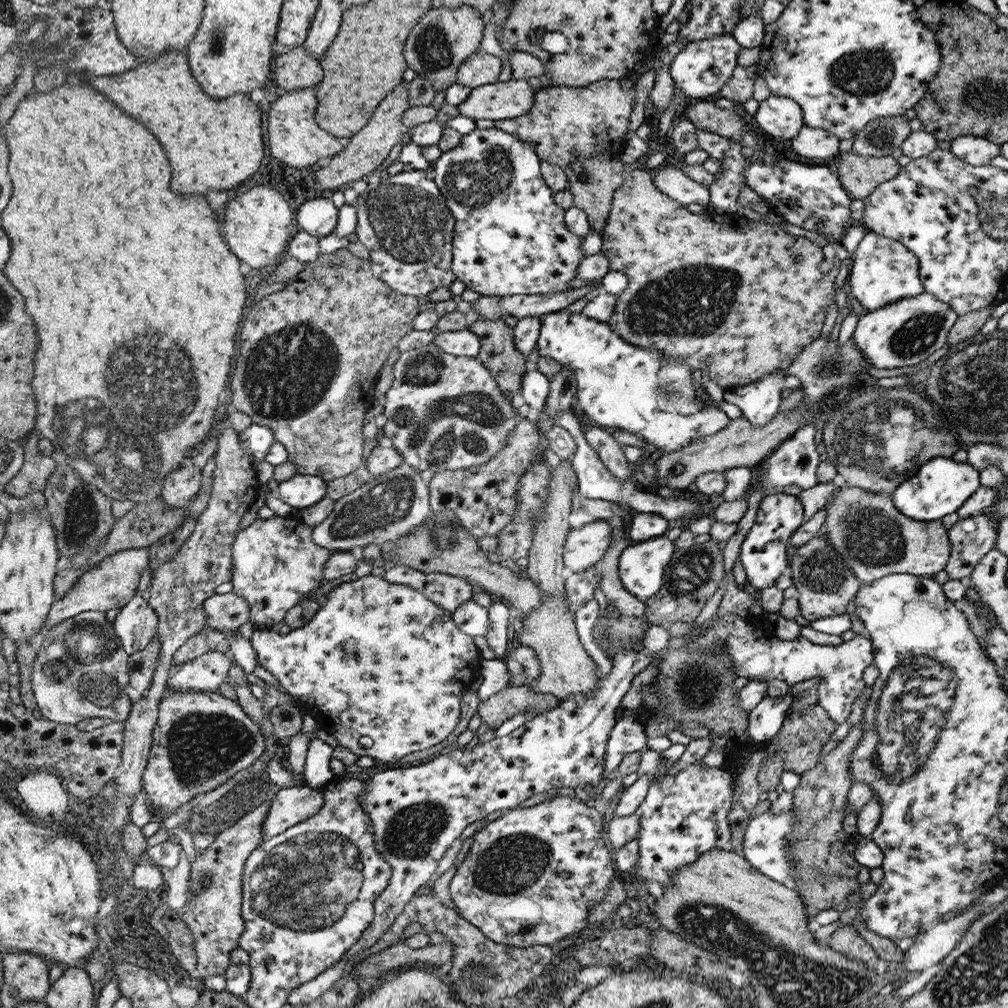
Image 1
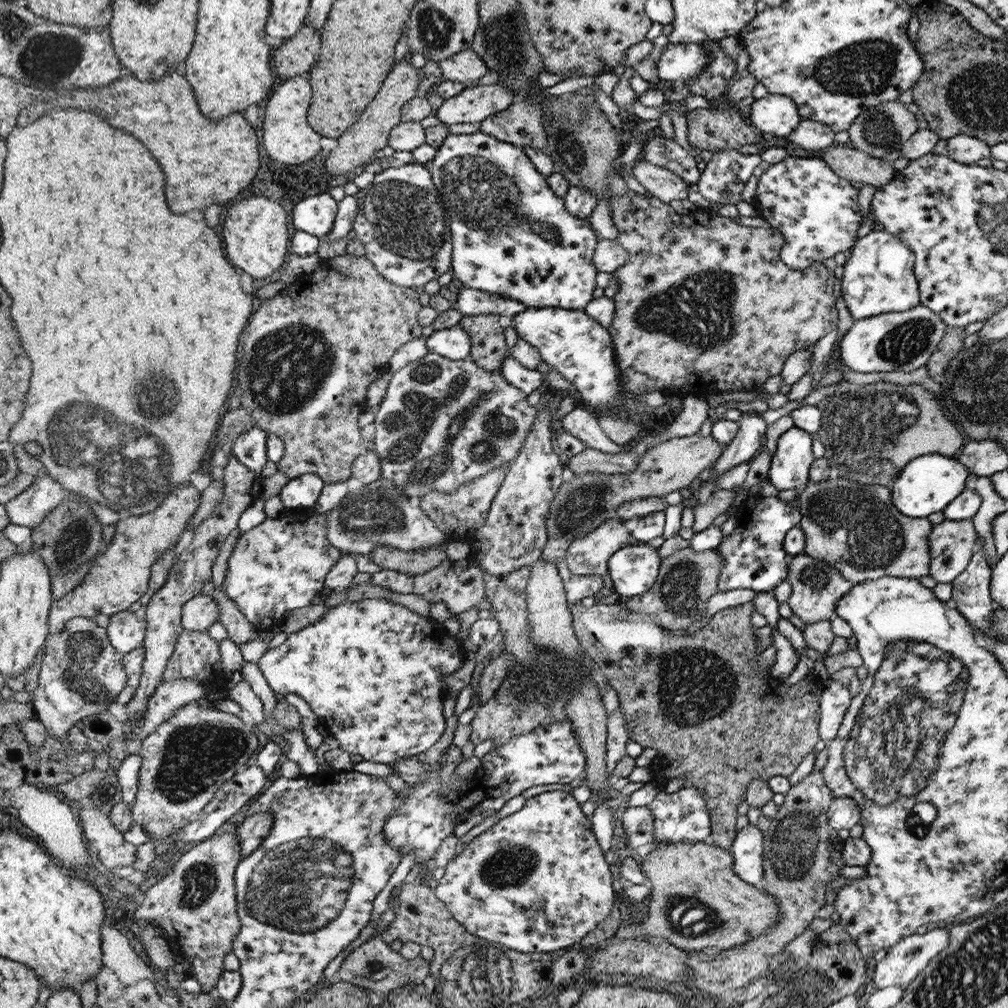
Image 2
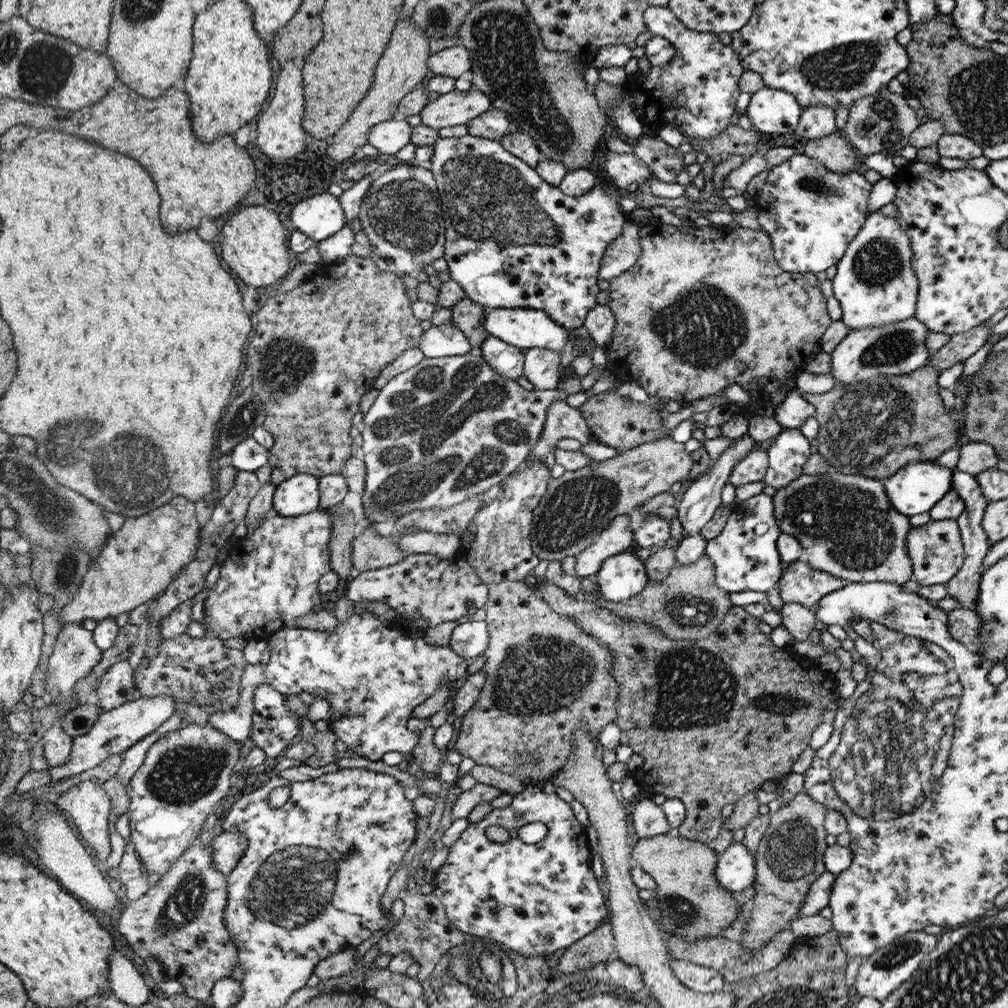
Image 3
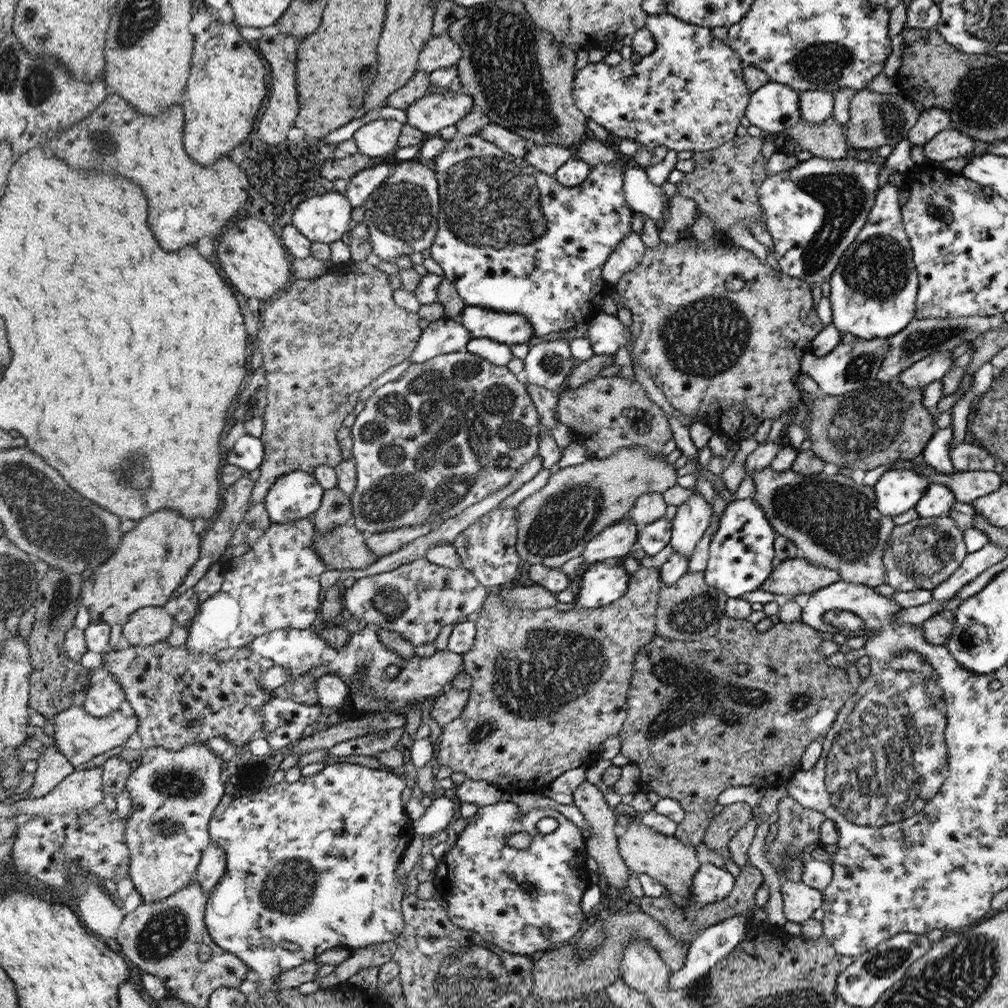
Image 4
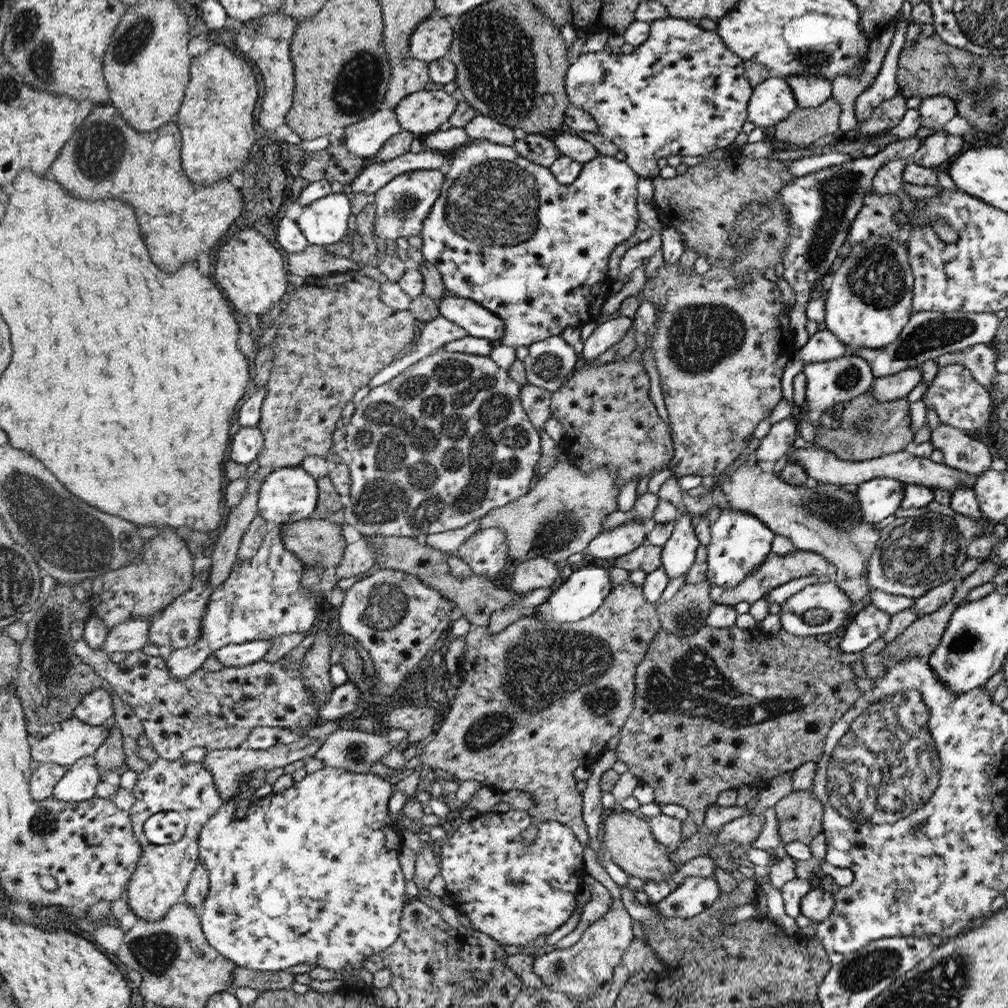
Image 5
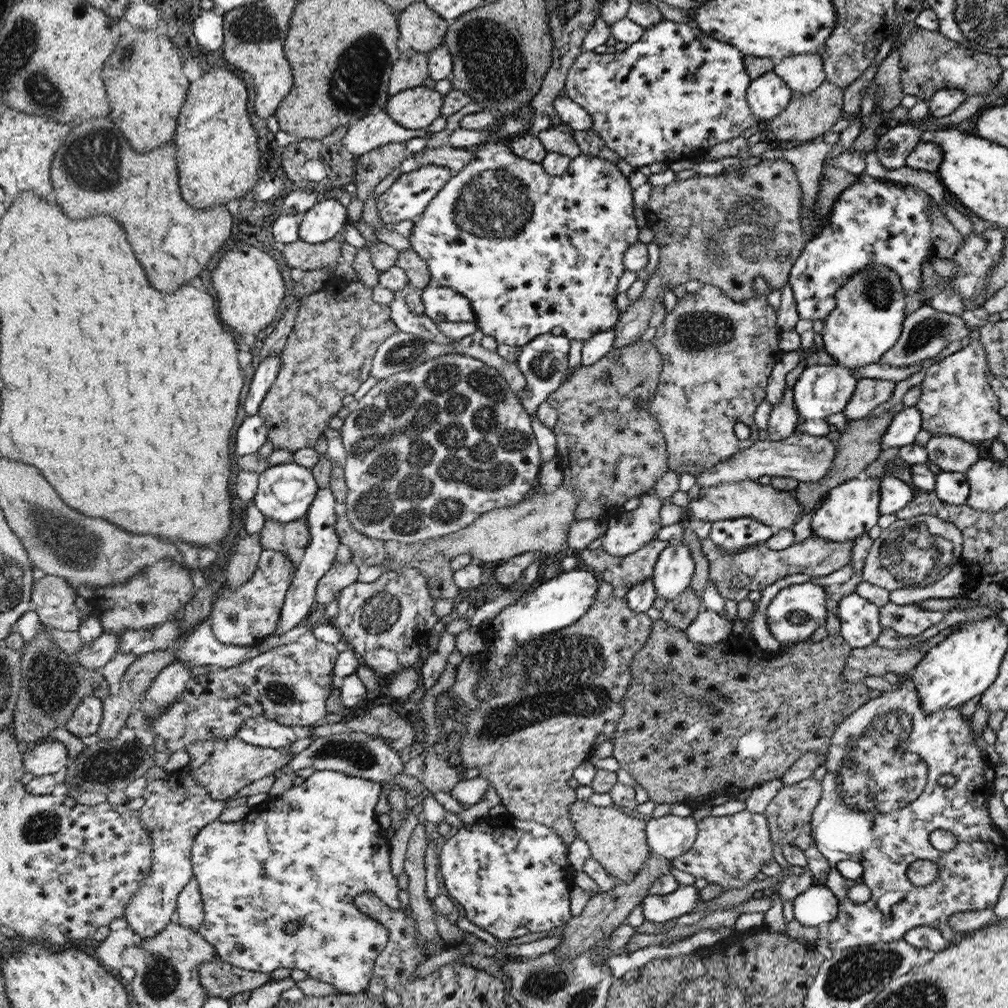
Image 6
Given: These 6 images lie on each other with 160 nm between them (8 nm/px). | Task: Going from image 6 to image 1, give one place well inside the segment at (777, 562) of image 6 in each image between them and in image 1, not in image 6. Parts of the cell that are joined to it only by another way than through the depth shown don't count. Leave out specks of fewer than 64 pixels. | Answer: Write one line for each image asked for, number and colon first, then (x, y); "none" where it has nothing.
1: (825, 585)
2: (817, 587)
3: (799, 582)
4: (796, 576)
5: (777, 570)

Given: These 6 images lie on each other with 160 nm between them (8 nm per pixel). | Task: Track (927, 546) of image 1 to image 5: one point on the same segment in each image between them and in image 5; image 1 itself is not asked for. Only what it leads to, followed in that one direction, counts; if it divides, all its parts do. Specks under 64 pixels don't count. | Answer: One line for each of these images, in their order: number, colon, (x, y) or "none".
2: (854, 527)
3: (847, 525)
4: (836, 523)
5: (825, 519)

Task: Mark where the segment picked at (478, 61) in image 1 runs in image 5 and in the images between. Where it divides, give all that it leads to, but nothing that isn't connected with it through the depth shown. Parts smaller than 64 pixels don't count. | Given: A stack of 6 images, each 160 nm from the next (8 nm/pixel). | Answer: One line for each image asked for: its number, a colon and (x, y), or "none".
2: (465, 67)
3: (454, 61)
4: (441, 52)
5: (432, 40)

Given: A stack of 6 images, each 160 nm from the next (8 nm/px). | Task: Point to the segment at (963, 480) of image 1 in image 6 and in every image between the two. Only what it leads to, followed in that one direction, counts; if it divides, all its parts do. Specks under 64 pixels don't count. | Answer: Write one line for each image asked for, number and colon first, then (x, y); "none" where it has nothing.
2: (929, 483)
3: (914, 489)
4: (898, 490)
5: (881, 497)
6: (851, 509)

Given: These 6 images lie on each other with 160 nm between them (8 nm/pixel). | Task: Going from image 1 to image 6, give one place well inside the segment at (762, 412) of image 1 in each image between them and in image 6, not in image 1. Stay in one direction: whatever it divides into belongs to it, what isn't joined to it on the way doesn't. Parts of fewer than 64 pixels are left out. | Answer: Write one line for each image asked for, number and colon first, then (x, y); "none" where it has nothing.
2: (741, 449)
3: (697, 507)
4: (693, 518)
5: (678, 556)
6: (673, 574)

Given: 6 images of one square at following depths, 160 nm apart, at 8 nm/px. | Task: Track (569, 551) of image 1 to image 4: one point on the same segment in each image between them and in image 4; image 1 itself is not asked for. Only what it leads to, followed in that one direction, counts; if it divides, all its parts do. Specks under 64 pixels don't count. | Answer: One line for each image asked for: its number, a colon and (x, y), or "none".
2: (590, 554)
3: (617, 536)
4: (616, 541)

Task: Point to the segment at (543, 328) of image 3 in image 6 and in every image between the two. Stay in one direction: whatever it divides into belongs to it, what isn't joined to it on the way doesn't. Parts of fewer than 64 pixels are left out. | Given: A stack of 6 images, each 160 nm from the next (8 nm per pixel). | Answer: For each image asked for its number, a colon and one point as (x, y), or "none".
4: (511, 329)
5: (478, 321)
6: (442, 304)

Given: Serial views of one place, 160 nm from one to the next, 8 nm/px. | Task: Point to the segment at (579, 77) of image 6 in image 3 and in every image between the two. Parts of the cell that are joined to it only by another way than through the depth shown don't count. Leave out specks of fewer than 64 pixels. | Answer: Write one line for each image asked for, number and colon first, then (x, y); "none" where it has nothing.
3: (697, 91)
4: (688, 94)
5: (682, 93)

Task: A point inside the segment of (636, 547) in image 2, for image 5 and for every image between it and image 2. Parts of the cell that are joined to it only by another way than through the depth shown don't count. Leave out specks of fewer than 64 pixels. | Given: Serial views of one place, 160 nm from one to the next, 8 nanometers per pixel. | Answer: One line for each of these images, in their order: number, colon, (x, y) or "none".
3: (622, 576)
4: (603, 583)
5: (585, 590)

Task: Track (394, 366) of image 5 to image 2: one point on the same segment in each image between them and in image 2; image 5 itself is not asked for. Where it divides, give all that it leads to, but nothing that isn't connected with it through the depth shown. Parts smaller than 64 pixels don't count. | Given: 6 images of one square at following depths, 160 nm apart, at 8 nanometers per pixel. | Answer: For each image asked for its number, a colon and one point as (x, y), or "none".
2: (453, 343)
3: (447, 339)
4: (446, 335)

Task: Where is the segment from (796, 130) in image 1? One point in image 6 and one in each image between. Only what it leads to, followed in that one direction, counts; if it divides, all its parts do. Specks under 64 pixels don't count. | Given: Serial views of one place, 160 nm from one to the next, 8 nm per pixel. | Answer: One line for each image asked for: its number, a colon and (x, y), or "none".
2: (778, 115)
3: (771, 111)
4: (775, 107)
5: (773, 100)
6: (768, 95)

